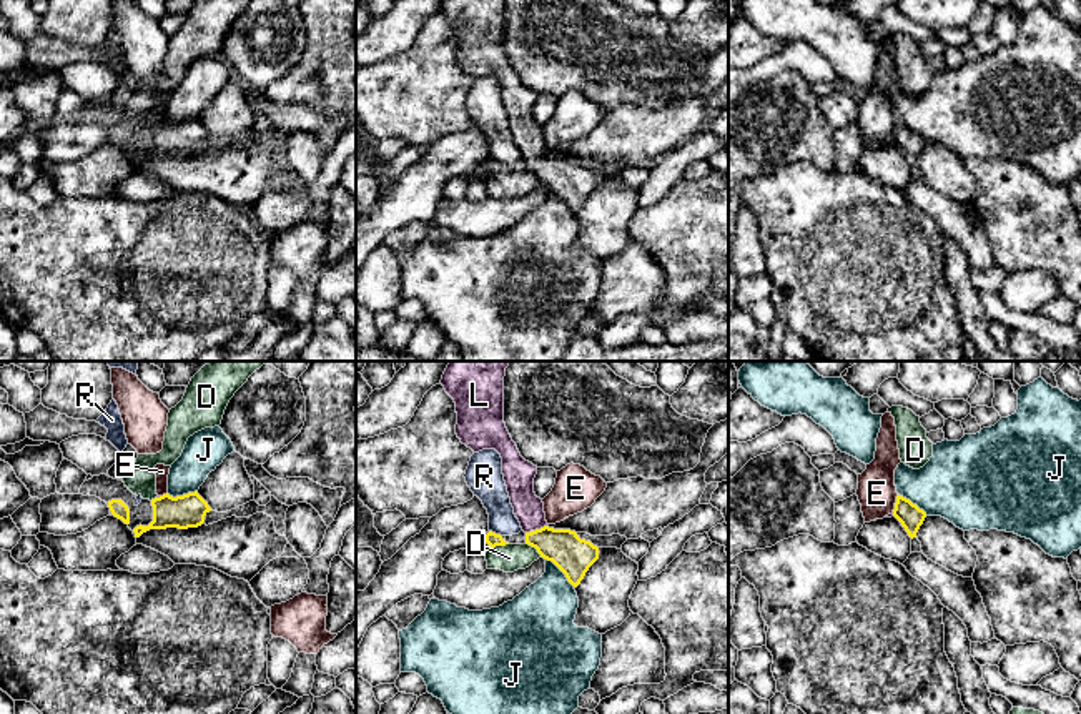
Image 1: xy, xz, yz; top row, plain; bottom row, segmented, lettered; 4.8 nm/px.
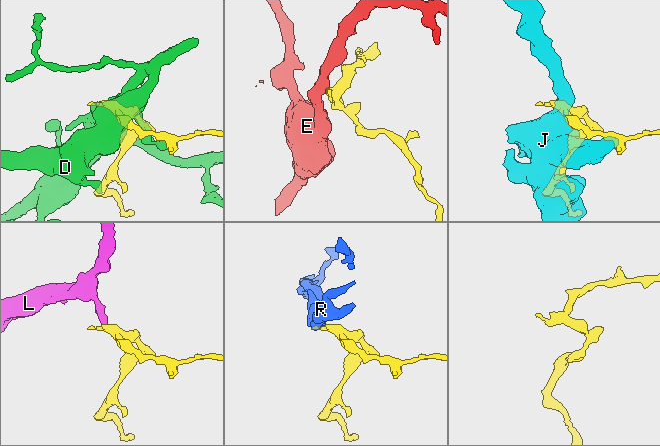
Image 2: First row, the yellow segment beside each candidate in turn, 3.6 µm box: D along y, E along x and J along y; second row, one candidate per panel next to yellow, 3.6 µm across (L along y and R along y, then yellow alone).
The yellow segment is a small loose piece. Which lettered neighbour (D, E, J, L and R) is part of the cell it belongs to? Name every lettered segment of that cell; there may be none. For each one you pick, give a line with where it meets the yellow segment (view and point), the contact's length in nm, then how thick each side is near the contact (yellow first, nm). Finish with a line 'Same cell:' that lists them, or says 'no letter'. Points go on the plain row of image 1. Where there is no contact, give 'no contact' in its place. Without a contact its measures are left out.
L: meets yellow in xz at (536, 157); contact 110 nm long; 180 nm thick on the yellow side, 140 nm on the other
Same cell: L

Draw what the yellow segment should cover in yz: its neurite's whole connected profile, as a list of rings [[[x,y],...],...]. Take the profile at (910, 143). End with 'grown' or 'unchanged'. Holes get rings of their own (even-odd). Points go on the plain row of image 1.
[[[896,123],[893,143],[901,150],[908,163],[913,166],[923,151],[926,140],[903,123]]]; unchanged

